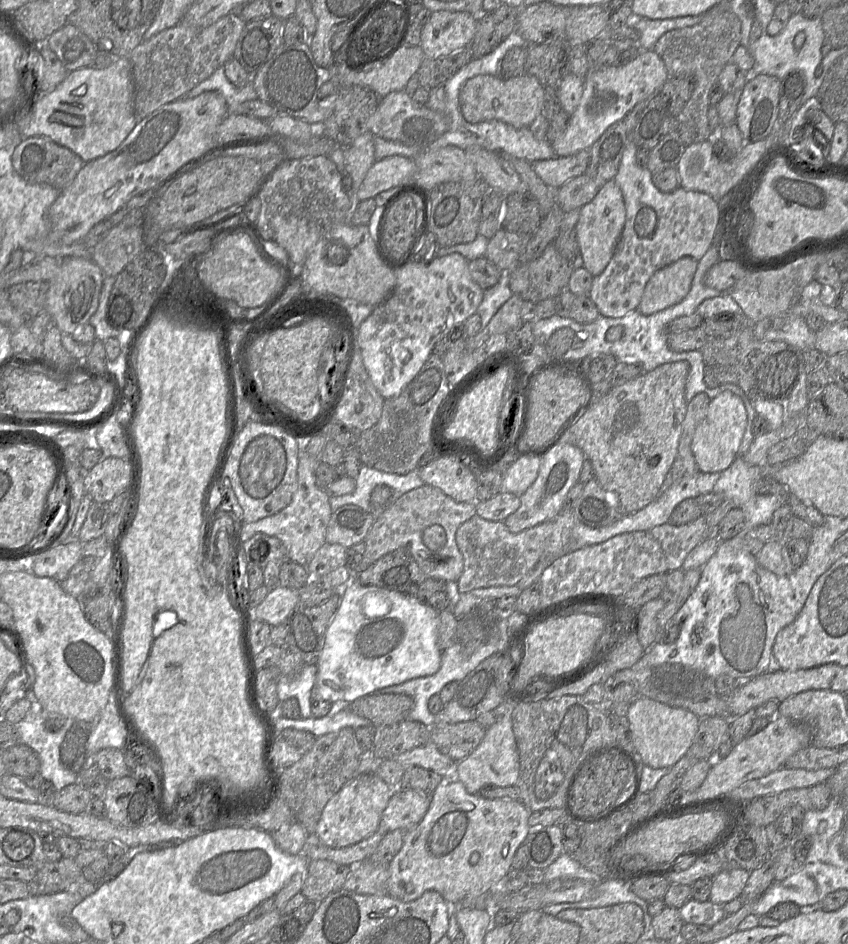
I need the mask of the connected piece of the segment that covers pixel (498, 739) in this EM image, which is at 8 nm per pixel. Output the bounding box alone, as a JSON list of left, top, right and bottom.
[453,716,519,794]

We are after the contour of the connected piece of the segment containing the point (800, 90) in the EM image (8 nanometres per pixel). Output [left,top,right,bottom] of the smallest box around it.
[779,72,806,123]

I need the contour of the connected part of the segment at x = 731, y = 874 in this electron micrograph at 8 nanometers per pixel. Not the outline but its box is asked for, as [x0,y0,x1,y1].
[709,866,750,905]

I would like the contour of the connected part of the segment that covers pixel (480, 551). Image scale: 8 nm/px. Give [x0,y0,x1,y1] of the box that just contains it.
[456,514,553,594]

